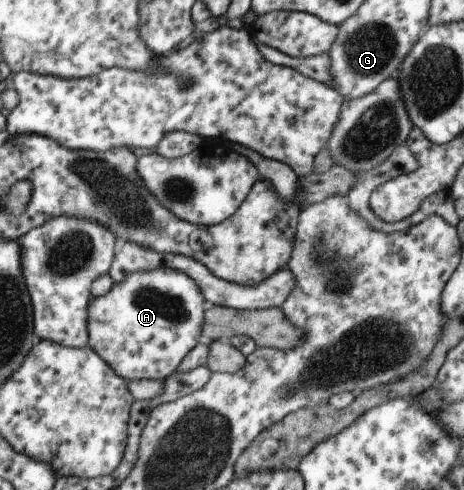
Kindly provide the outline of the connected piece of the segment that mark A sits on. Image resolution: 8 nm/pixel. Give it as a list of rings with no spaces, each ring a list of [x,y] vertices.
[[[156,268],[152,271],[142,270],[141,272],[127,273],[127,276],[120,283],[114,282],[111,289],[101,296],[91,297],[89,304],[87,305],[87,334],[88,343],[98,355],[120,376],[126,381],[134,380],[158,380],[164,381],[168,378],[178,364],[184,359],[184,356],[193,348],[196,344],[202,340],[201,331],[205,320],[205,311],[208,303],[205,301],[204,294],[197,283],[186,275],[184,272],[178,272],[176,268]]]

